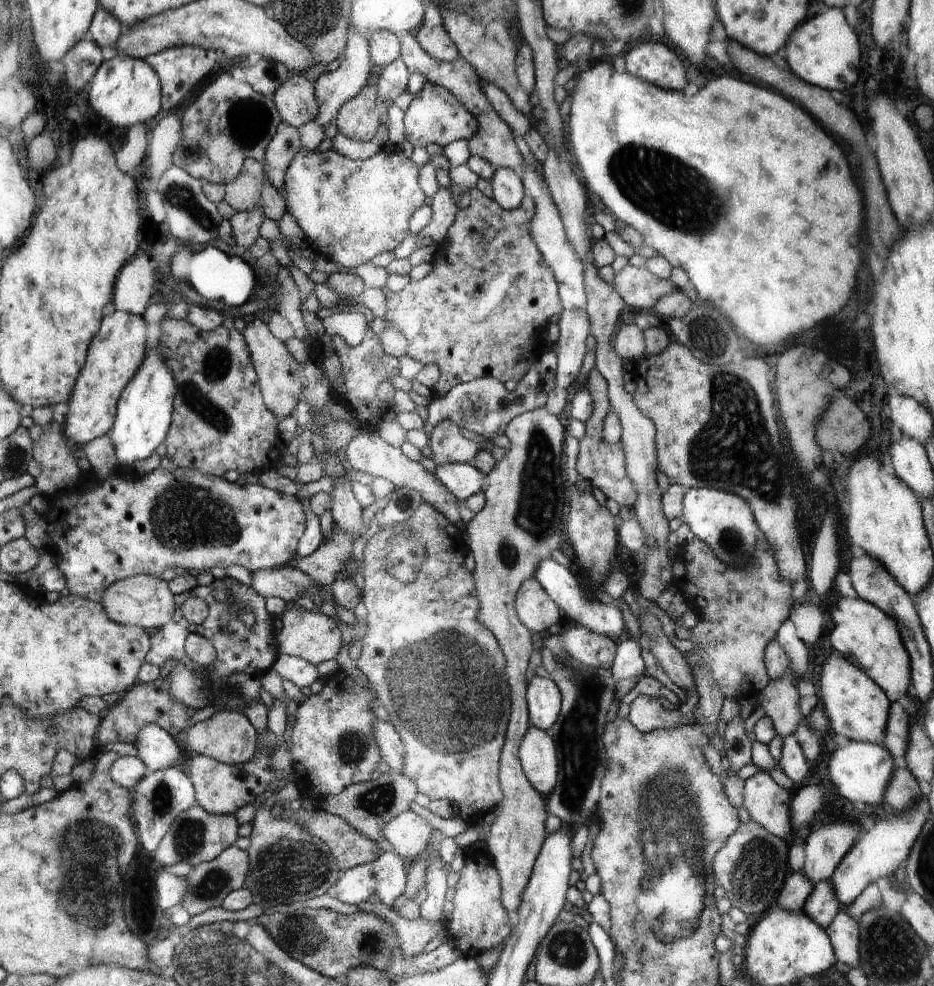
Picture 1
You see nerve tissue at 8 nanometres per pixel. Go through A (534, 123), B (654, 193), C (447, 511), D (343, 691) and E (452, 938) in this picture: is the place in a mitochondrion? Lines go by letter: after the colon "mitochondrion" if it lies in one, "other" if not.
A: other
B: mitochondrion
C: other
D: other
E: other

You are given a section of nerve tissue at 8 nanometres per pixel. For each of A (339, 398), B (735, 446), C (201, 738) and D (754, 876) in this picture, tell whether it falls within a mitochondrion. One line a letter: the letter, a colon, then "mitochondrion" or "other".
A: other
B: mitochondrion
C: other
D: mitochondrion

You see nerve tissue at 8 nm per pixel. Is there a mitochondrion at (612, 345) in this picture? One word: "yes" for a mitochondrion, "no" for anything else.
no

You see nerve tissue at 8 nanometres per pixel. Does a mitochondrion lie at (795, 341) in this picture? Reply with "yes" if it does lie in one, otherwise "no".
no

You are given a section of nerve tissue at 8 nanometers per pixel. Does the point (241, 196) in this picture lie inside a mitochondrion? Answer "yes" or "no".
no

